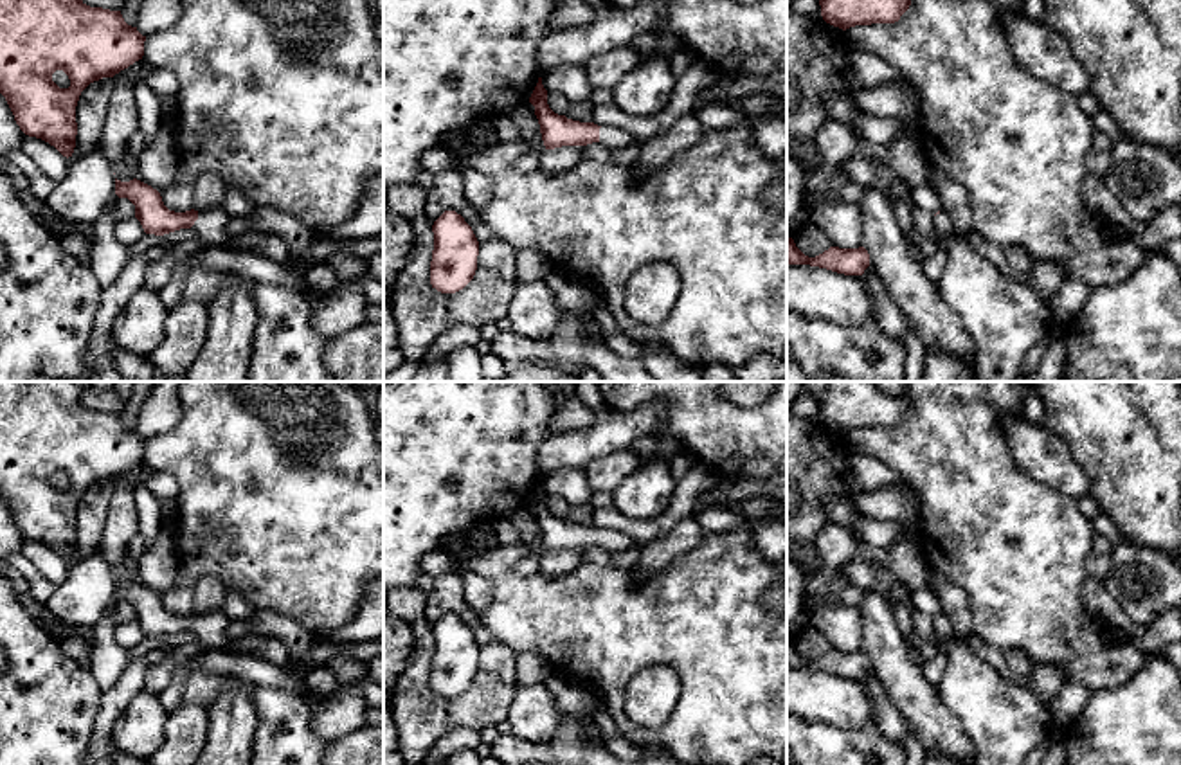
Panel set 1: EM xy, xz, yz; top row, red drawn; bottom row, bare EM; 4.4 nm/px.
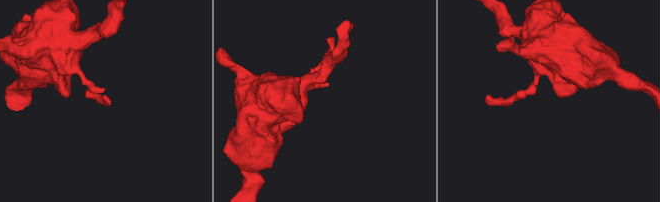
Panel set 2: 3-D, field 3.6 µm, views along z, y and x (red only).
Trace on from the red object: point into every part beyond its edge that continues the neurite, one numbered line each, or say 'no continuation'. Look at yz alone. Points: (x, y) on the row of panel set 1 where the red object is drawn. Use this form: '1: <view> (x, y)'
1: yz (944, 225)

